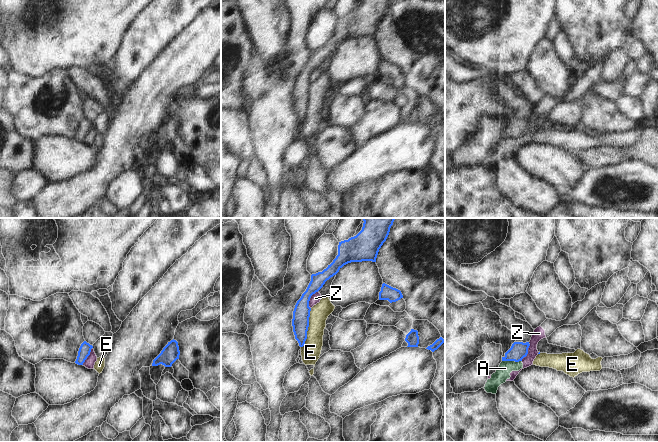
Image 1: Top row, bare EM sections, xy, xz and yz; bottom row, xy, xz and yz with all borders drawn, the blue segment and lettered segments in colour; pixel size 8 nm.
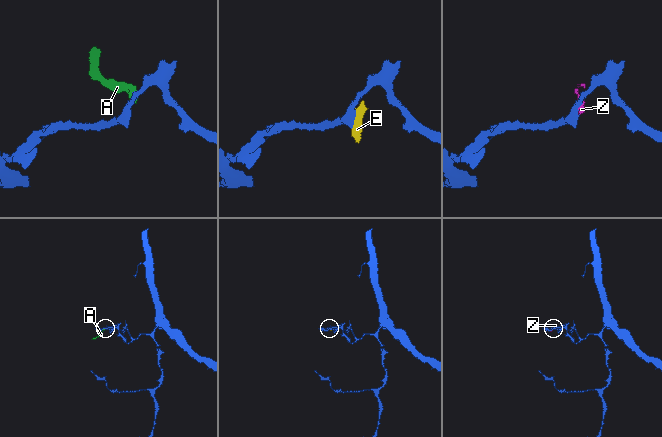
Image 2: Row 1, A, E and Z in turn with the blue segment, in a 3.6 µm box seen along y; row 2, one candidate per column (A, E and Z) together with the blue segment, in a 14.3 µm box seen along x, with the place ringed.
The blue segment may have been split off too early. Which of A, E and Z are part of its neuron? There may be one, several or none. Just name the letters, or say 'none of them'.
none of them

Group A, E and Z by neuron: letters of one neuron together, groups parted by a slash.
A Z / E

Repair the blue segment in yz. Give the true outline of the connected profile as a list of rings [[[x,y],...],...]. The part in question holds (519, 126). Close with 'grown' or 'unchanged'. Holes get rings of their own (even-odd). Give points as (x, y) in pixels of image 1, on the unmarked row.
[[[514,118],[511,124],[502,133],[502,137],[522,137],[524,133],[528,130],[529,118]]]; unchanged

